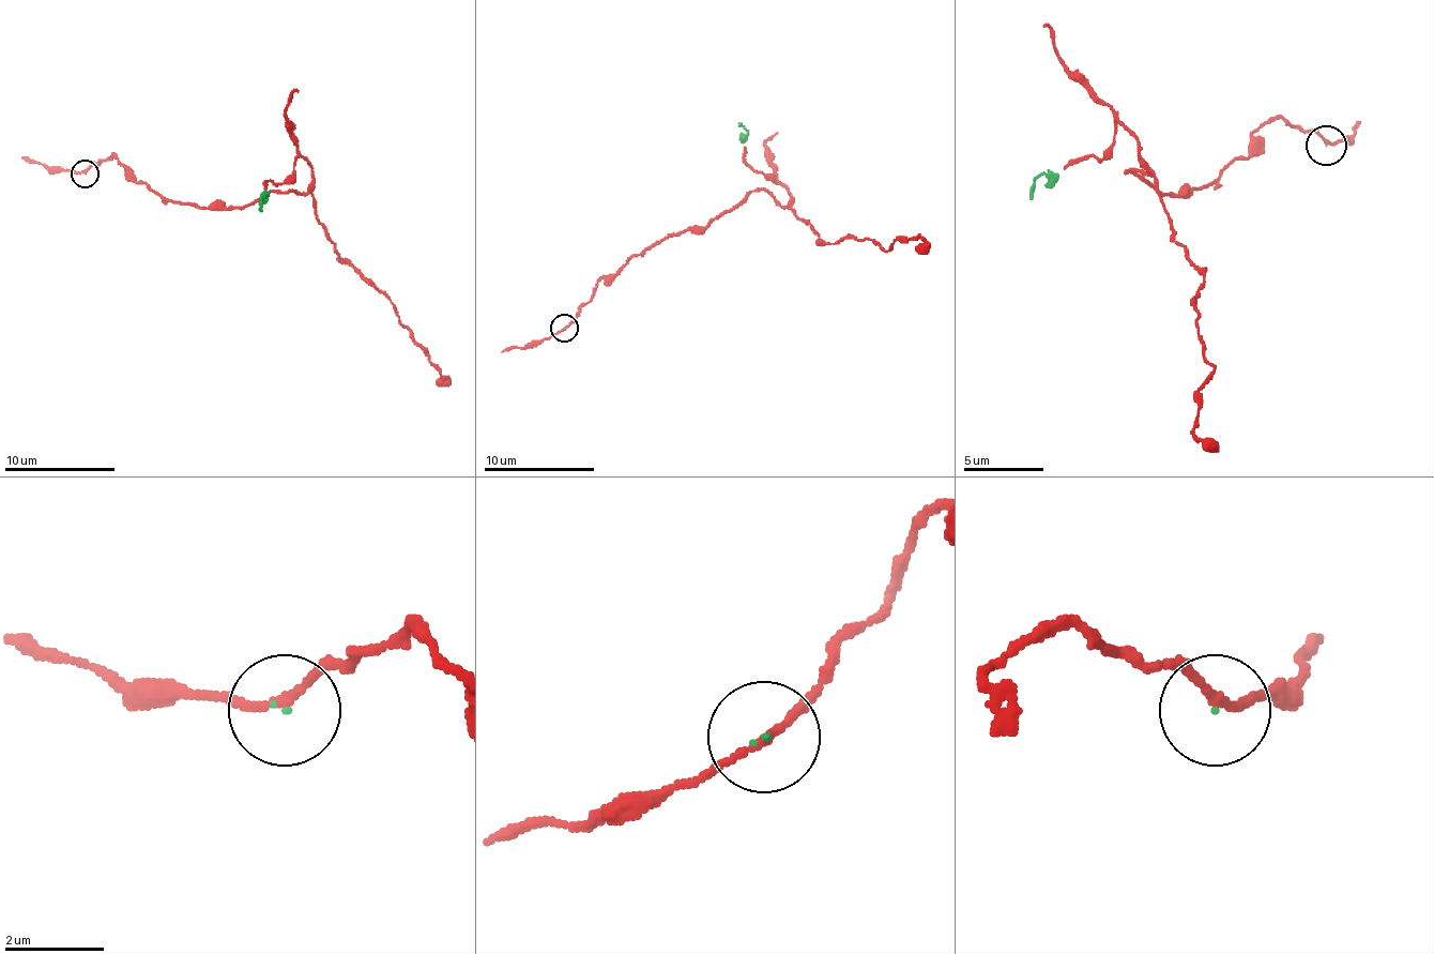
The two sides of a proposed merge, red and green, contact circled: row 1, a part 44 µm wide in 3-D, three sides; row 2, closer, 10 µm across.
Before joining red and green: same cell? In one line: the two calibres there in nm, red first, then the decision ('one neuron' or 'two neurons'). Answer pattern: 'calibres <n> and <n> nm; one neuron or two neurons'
calibres 150 and 50 nm; one neuron

